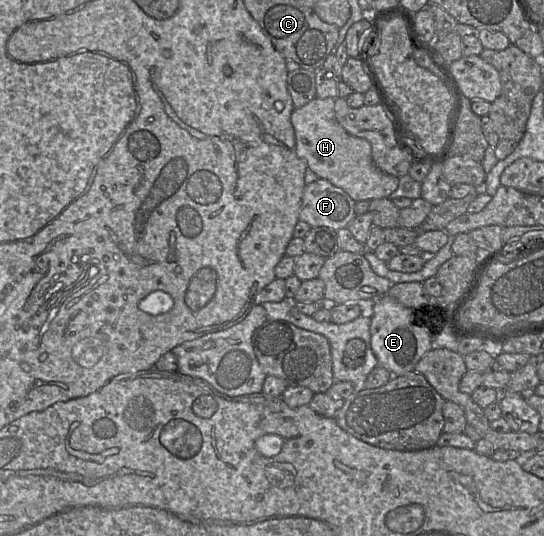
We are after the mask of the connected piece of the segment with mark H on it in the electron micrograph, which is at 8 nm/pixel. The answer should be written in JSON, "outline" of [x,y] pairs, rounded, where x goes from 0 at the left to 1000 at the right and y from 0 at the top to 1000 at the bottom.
{"outline":[[[581,181],[539,205],[533,224],[542,248],[546,289],[563,299],[566,313],[586,332],[627,351],[653,377],[717,369],[733,347],[733,332],[702,321],[688,308],[680,267],[638,248],[618,224],[614,192],[614,183]]]}

